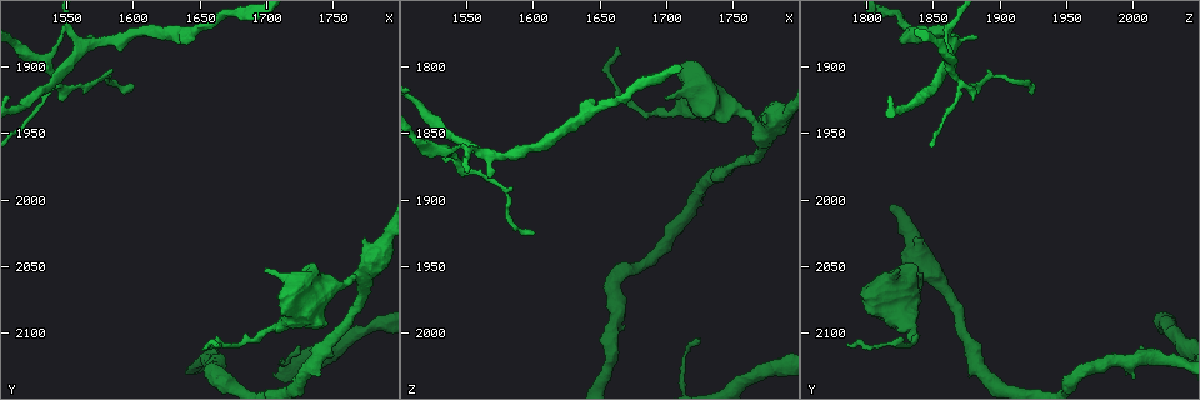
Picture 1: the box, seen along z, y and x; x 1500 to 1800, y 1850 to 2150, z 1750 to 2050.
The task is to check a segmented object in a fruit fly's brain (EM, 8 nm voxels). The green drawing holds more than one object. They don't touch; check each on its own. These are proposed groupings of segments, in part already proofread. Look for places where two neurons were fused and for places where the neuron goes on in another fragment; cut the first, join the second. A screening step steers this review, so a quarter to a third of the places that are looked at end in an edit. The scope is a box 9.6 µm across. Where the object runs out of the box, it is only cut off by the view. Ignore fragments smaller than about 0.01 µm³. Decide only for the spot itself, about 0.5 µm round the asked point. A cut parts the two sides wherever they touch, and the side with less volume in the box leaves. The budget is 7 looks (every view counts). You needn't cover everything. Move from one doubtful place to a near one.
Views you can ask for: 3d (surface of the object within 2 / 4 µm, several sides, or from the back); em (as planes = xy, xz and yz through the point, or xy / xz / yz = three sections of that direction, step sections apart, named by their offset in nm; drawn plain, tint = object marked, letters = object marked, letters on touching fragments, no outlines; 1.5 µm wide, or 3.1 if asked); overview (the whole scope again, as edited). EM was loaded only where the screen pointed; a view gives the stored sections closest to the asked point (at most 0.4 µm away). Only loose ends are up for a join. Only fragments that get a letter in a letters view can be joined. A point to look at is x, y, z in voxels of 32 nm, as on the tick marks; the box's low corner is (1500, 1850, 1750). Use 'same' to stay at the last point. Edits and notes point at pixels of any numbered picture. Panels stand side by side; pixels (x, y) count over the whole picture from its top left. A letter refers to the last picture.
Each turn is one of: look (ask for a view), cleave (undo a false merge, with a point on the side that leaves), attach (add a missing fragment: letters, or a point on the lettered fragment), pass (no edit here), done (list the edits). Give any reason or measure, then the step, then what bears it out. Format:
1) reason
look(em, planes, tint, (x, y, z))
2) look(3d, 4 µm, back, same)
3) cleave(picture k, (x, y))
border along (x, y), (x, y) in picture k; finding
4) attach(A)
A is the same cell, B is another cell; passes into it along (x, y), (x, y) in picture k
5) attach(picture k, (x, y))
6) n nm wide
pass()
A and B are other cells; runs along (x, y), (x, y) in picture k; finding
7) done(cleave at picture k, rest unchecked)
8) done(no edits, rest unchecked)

branch stops here
look(em, xz, step 8, letters, (1664, 2108, 1786))

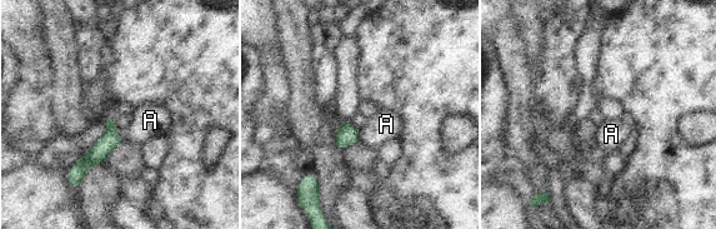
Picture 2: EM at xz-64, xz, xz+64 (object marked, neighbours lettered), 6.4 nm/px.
pass()
A is another cell; border along (358, 130), (359, 139), (362, 143) in picture 2; none of them fits

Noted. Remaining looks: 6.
side arm on a straight run
look(3d, 4 µm, (1774, 2058, 1848))

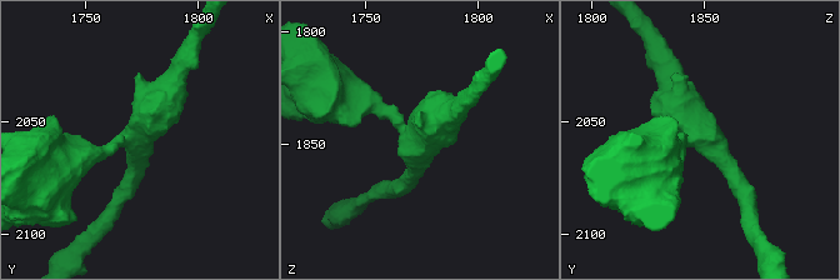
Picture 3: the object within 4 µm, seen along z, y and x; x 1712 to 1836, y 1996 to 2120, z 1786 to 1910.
look(em, 3.1 µm, xz, step 16, letters, (1772, 2056, 1848))

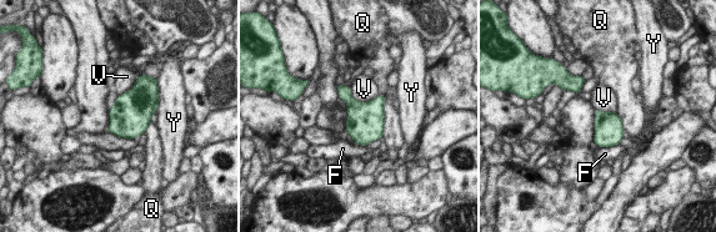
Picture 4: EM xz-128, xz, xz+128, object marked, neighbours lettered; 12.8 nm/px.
3 arms
pass()
F, Q, V and Y are other cells; border along (350, 87), (361, 101), (380, 94) in picture 4; continuous, no second neuron

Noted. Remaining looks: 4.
branch stops here
look(em, planes, letters, (1568, 1880, 1882))

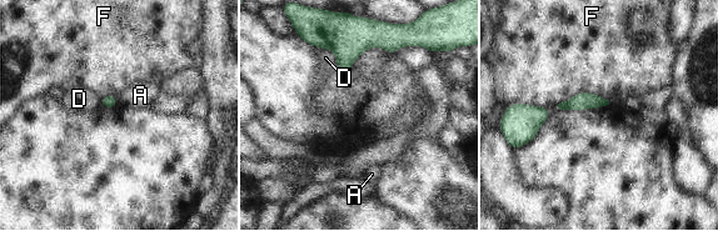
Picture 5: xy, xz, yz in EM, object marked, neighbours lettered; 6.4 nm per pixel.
pass()
A, D and F are other cells; border along (115, 96), (119, 106) in picture 5; none of them fits

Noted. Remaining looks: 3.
done(no edits, rest unchecked)

